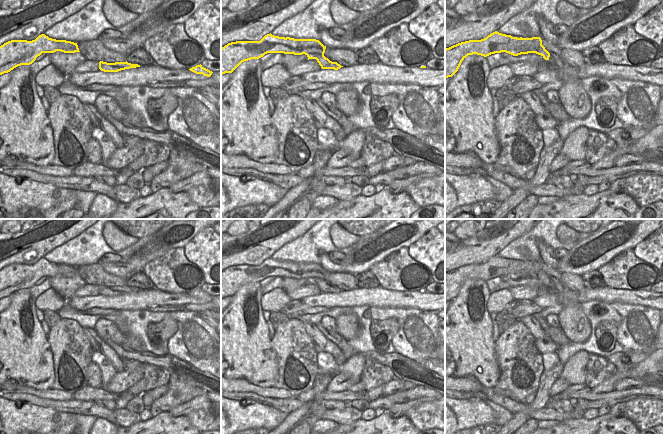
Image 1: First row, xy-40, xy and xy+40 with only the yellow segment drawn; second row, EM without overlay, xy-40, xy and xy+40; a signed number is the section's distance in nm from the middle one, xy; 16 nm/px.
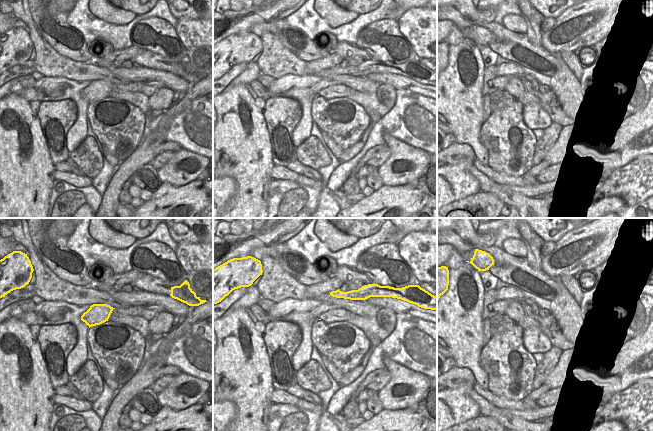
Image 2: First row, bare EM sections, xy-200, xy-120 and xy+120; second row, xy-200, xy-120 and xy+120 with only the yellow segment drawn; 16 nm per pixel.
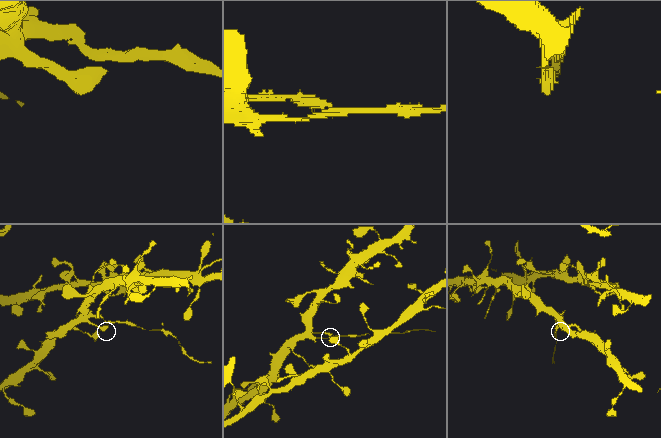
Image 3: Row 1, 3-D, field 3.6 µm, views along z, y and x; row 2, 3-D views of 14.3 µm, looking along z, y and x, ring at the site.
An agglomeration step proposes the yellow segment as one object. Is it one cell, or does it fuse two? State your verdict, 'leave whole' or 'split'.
split

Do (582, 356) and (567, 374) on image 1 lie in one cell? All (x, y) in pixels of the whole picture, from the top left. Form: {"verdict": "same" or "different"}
{"verdict": "same"}

